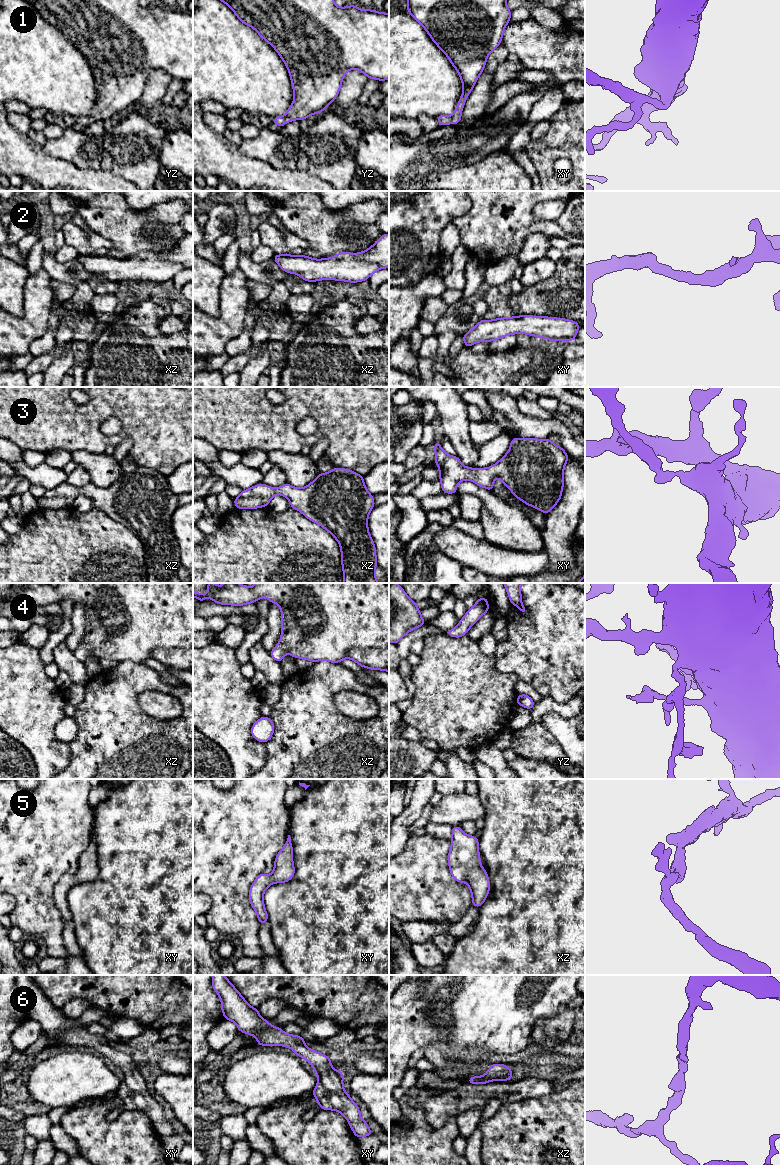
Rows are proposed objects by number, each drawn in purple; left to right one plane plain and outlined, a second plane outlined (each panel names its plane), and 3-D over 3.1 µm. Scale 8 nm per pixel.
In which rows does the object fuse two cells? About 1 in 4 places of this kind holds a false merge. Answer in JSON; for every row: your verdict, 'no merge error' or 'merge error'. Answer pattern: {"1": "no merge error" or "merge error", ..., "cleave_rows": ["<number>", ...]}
{"1": "no merge error", "2": "no merge error", "3": "no merge error", "4": "no merge error", "5": "no merge error", "6": "no merge error", "cleave_rows": []}

